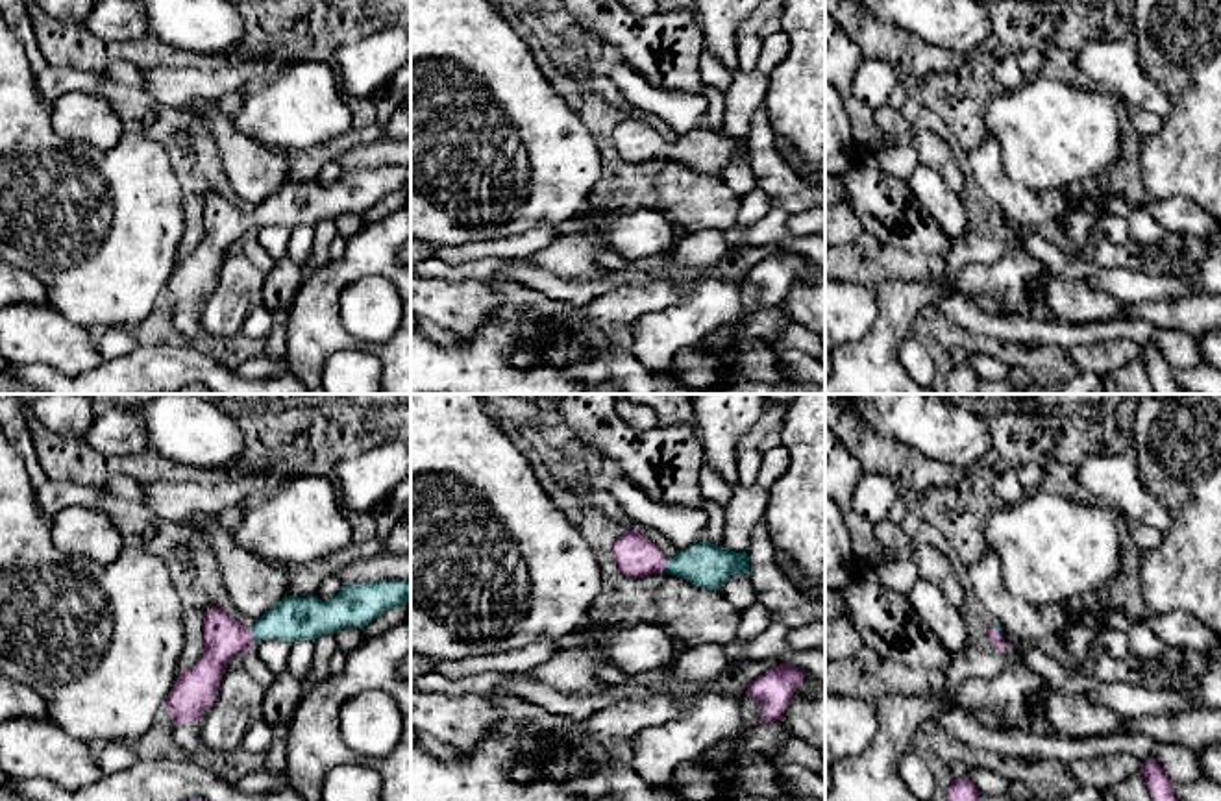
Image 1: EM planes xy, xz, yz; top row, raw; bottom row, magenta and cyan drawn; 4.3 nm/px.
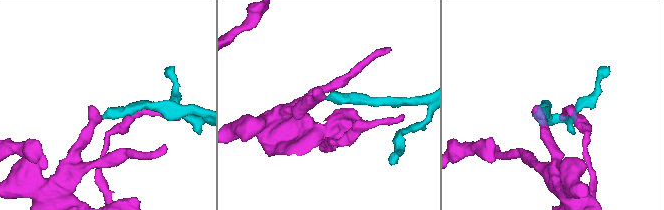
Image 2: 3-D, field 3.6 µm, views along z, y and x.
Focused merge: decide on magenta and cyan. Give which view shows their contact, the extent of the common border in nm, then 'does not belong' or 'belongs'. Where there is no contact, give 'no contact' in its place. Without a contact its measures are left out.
xy | 70 nm | belongs

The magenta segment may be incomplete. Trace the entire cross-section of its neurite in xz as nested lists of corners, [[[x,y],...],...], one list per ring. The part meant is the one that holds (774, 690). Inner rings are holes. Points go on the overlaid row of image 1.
[[[783,662],[781,666],[768,670],[764,675],[751,681],[746,694],[757,699],[760,705],[758,723],[781,720],[792,701],[797,684],[807,675],[808,673],[803,668]]]

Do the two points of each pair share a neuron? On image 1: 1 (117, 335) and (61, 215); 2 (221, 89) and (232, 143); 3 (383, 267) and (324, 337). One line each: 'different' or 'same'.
1: different
2: different
3: same

